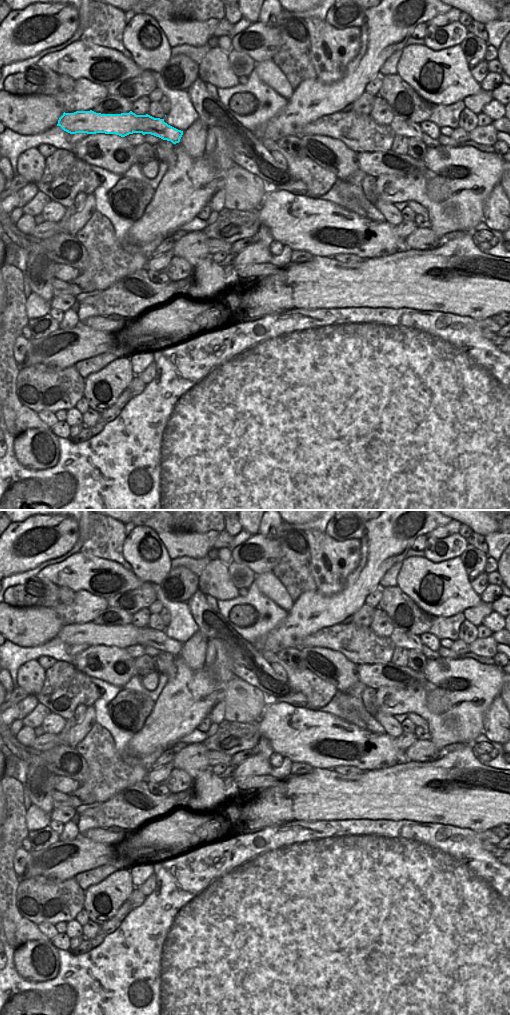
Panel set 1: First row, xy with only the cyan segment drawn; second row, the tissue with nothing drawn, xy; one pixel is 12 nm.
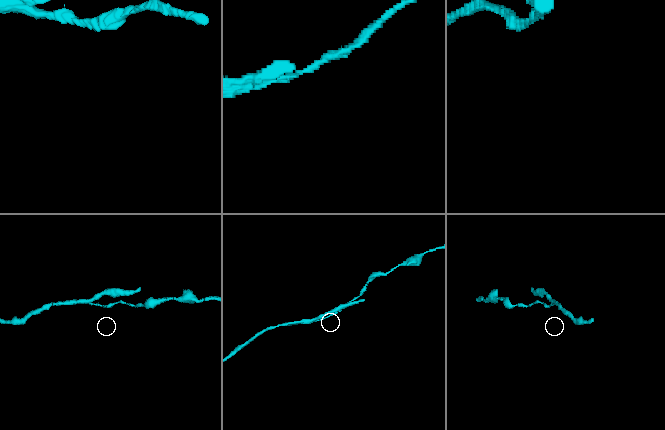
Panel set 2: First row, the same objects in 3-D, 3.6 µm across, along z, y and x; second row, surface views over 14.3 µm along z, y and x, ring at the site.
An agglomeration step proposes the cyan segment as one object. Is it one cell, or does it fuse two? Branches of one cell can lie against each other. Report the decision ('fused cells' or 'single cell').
fused cells

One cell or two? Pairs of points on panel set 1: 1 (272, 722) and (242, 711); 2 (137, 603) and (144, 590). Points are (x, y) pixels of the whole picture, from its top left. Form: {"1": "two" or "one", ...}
{"1": "two", "2": "one"}

